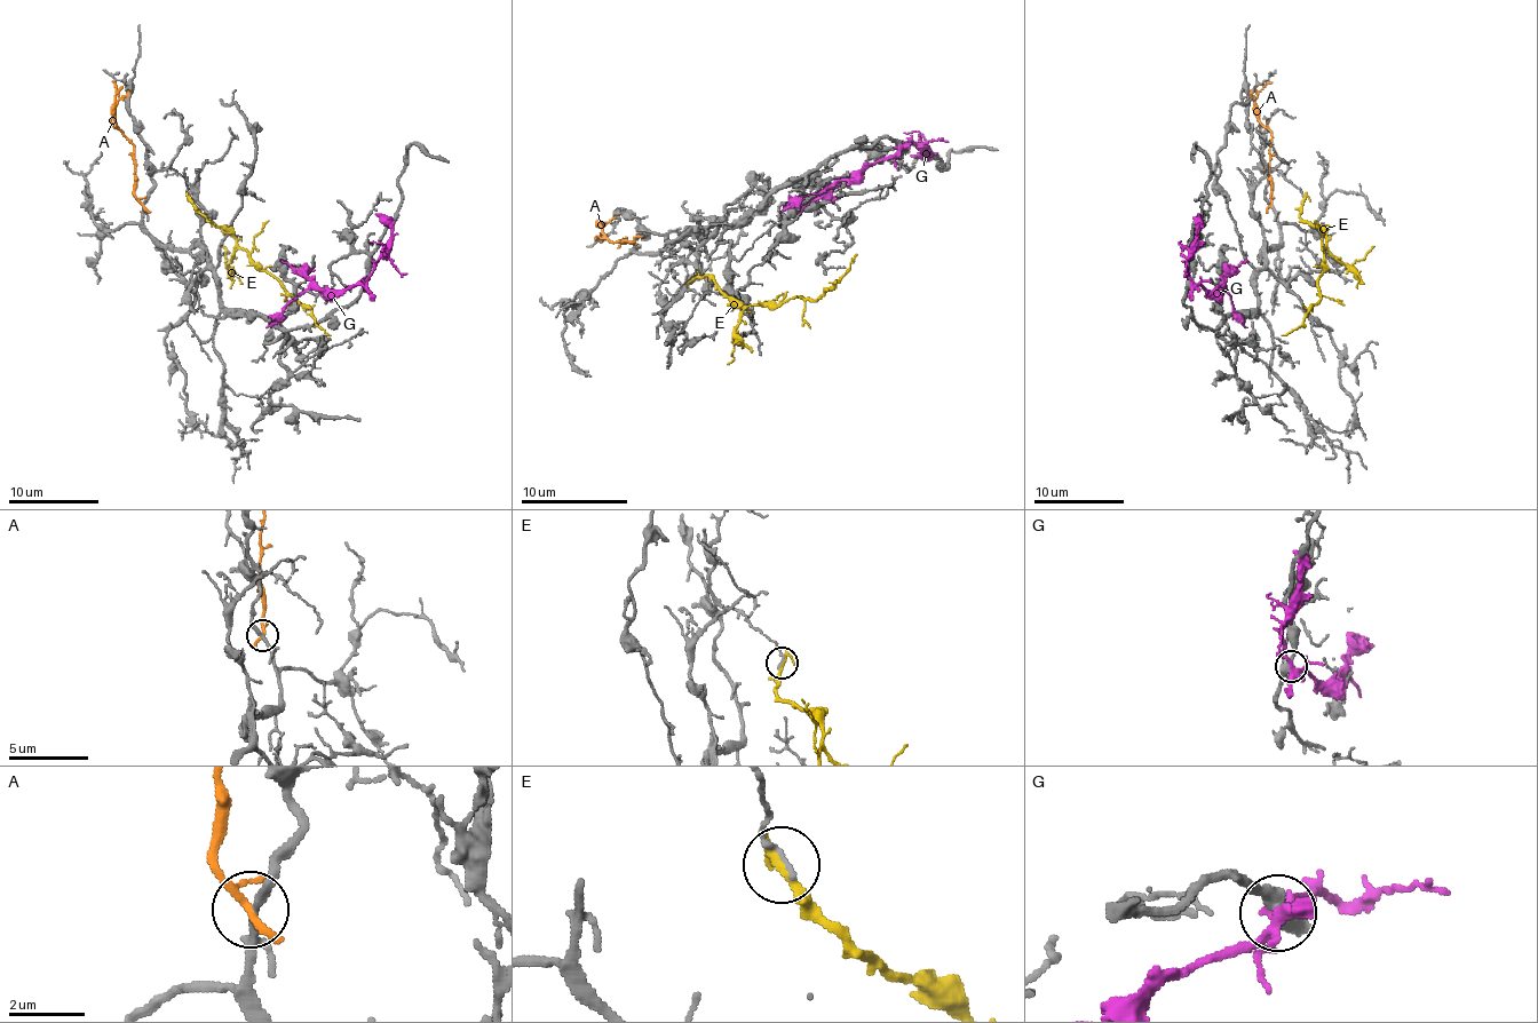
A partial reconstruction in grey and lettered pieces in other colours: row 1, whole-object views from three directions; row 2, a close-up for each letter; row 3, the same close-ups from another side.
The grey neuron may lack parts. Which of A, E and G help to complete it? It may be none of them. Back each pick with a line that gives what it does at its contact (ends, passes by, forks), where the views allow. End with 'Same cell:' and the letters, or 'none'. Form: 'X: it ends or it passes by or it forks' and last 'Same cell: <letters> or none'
Same cell: none

